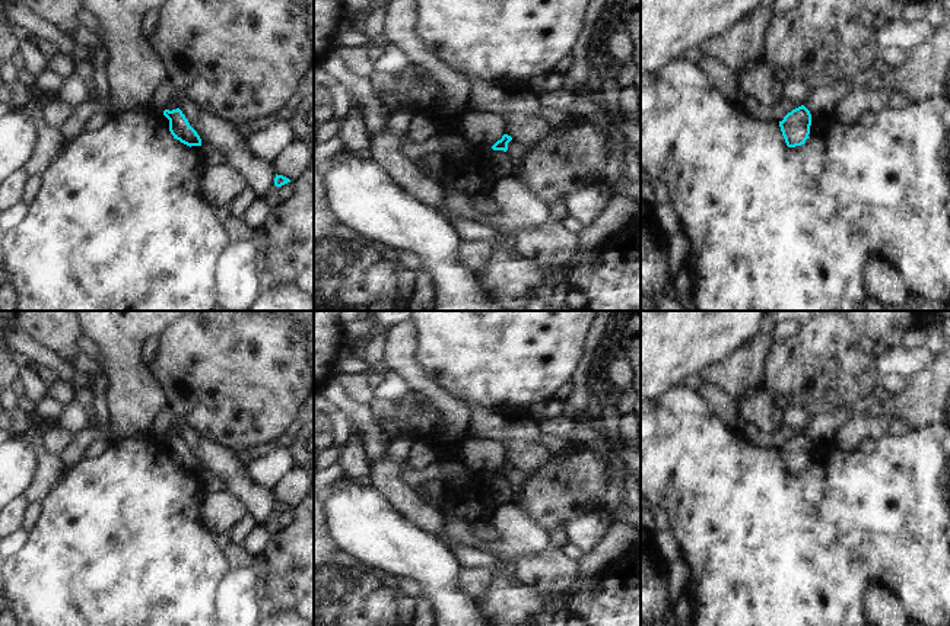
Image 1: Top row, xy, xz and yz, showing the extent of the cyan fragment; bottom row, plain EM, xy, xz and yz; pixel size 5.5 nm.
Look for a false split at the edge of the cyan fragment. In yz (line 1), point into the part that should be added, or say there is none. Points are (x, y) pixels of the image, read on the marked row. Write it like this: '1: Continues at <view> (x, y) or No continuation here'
1: No continuation here.

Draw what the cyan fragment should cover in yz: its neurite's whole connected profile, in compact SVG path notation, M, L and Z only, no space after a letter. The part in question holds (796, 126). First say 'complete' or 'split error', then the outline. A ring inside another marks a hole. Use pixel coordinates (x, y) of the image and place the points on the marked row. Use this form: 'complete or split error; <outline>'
complete; M801 105L788 112L779 127L788 147L801 146L806 143L810 134L811 114Z

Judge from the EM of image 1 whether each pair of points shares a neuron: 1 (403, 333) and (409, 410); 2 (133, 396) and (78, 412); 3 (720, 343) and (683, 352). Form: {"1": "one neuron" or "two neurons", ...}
{"1": "two neurons", "2": "two neurons", "3": "one neuron"}

